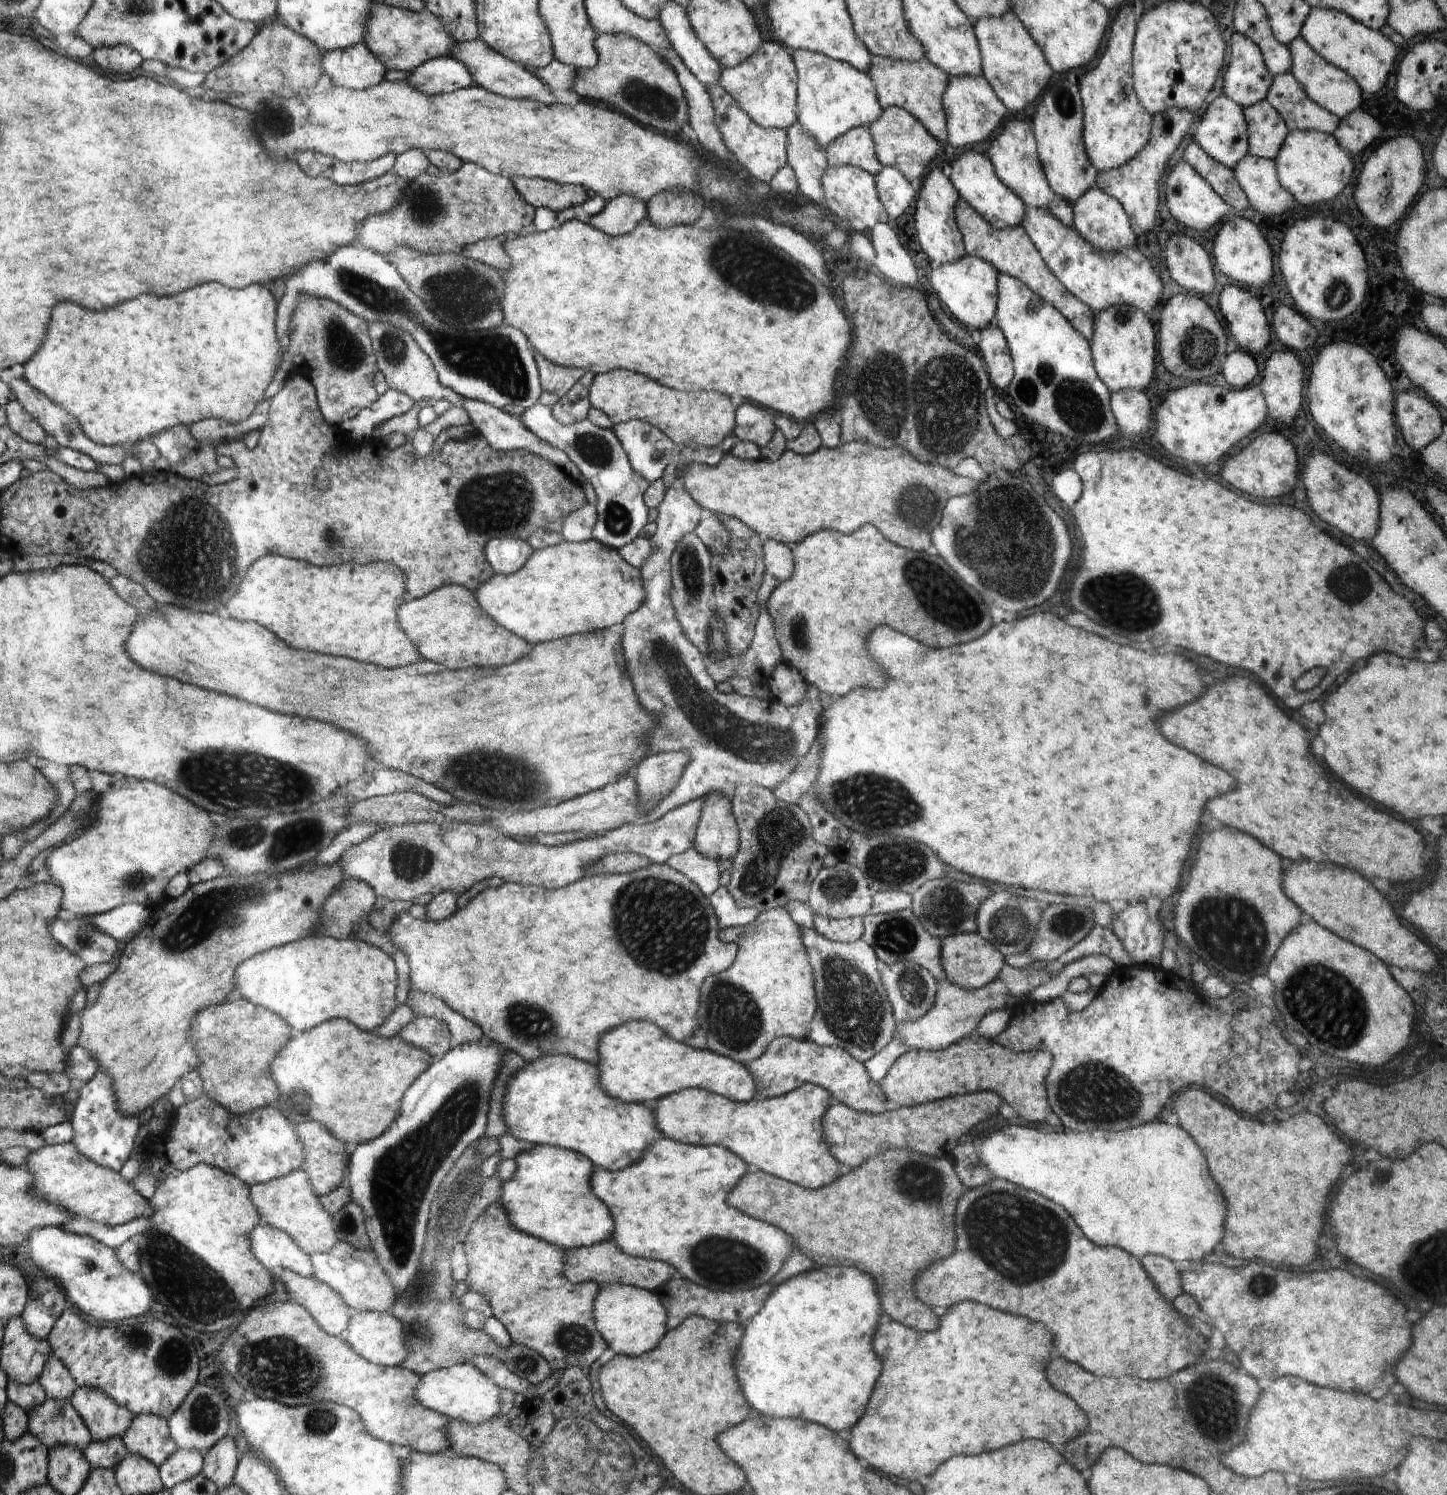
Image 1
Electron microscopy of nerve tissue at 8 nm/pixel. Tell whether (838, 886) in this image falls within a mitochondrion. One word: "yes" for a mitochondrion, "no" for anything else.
yes

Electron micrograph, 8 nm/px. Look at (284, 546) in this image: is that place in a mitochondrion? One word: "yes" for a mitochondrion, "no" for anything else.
no

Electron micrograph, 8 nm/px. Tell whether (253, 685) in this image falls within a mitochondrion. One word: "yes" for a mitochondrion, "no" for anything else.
no

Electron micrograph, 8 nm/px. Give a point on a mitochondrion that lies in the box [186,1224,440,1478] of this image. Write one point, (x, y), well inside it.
(293, 1371)

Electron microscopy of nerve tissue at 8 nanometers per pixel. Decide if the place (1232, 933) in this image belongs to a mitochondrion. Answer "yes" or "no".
yes

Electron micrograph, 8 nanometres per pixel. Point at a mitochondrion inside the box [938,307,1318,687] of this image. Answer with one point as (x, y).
(999, 543)

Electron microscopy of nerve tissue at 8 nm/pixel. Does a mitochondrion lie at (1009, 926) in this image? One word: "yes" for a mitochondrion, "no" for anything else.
yes

